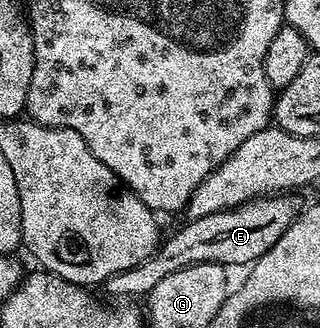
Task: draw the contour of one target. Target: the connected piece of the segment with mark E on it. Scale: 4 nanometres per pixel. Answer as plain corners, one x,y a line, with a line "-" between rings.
295,196
255,197
252,201
245,201
237,209
185,220
185,225
177,233
172,233
169,237
167,234
156,246
156,250
142,263
138,263
138,267
130,267
130,271
120,272
108,278
104,289
116,296
113,297
116,299
140,299
151,293
154,287
158,287
158,283
162,283
166,275
174,275
174,271
191,265
214,263
225,267
251,266
263,253
270,251
274,243
278,243
280,236
296,220
298,208
296,209
296,201
292,197

